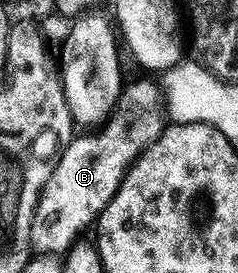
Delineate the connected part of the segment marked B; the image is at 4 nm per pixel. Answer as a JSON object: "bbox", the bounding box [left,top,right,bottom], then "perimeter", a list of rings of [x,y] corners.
{"bbox":[32,81,166,254],"perimeter":[[[132,81],[120,90],[120,97],[116,100],[112,112],[99,126],[98,131],[88,131],[85,137],[73,136],[60,154],[56,162],[56,169],[40,193],[40,202],[36,204],[34,223],[32,224],[32,249],[37,254],[63,254],[73,248],[72,240],[100,216],[100,212],[114,199],[118,187],[124,179],[125,173],[156,140],[162,136],[166,128],[166,93],[156,81],[144,81],[139,85]]]}

